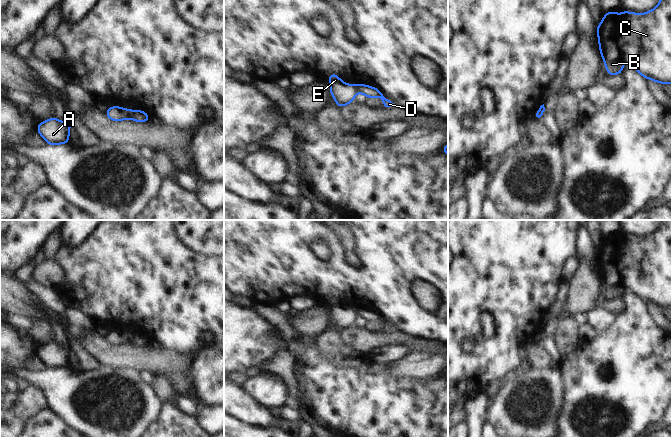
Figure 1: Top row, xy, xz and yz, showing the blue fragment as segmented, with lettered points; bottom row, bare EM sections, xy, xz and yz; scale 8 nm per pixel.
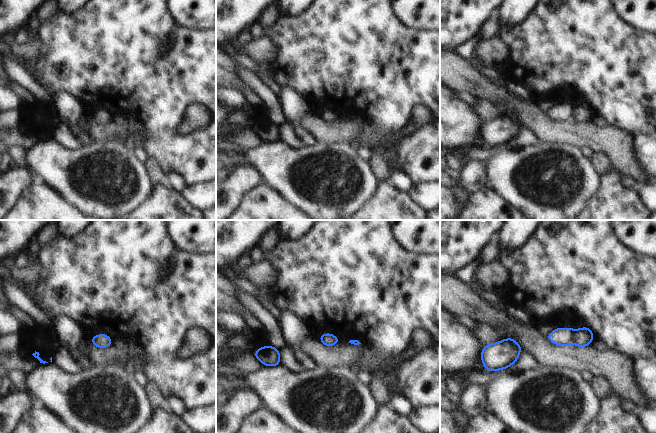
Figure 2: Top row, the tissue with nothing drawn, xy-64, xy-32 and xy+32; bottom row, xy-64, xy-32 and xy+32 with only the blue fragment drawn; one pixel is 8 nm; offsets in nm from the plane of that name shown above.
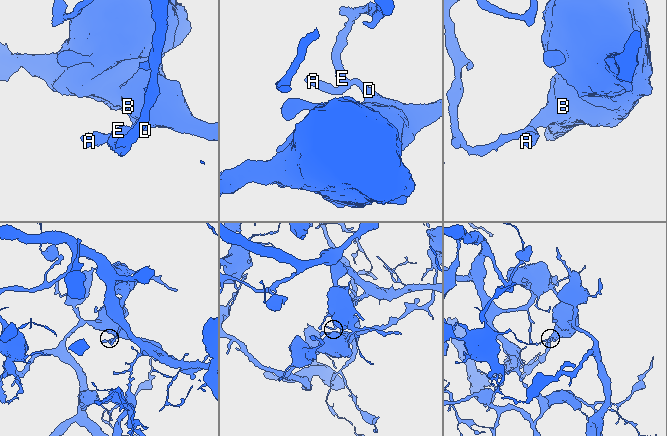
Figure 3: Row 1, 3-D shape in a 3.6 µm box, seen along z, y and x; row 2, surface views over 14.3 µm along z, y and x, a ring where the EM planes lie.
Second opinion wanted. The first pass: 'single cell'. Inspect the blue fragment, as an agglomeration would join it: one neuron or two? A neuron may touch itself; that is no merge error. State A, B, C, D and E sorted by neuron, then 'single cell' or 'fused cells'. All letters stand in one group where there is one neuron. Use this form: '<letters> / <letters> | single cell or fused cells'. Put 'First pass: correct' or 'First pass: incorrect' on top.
First pass: incorrect
A E / B C D | fused cells

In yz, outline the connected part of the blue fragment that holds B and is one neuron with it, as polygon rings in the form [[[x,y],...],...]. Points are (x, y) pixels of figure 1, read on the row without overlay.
[[[662,220],[659,228],[651,235],[644,238],[631,237],[623,235],[619,240],[616,235],[605,236],[602,246],[597,250],[598,265],[600,270],[600,277],[605,286],[605,291],[609,297],[609,300],[614,298],[622,299],[622,291],[625,286],[631,288],[644,302],[653,303],[656,307],[672,308],[672,220]]]

